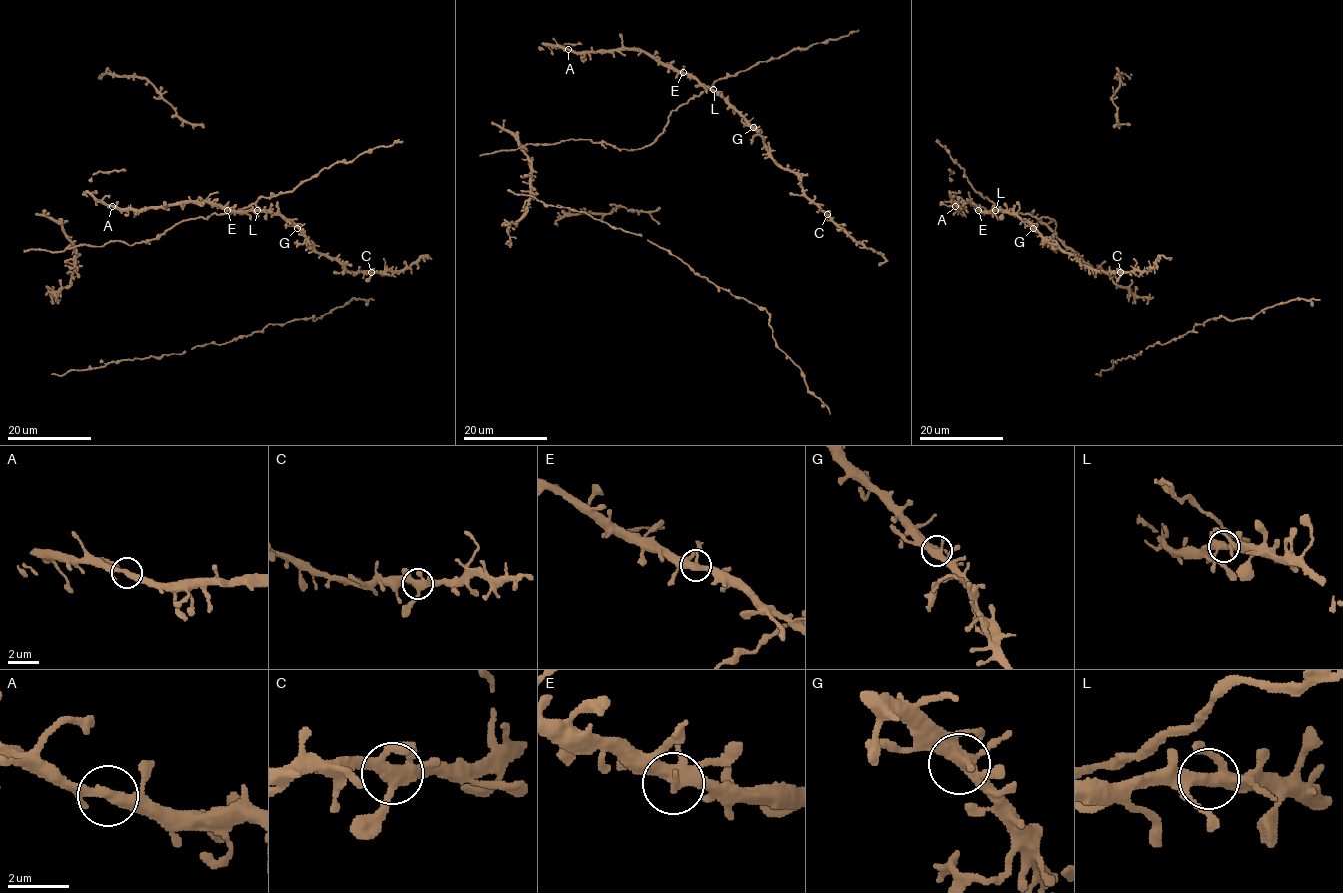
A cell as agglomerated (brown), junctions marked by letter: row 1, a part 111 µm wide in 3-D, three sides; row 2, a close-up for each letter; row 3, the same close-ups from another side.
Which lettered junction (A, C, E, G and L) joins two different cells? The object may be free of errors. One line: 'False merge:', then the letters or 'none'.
False merge: none

